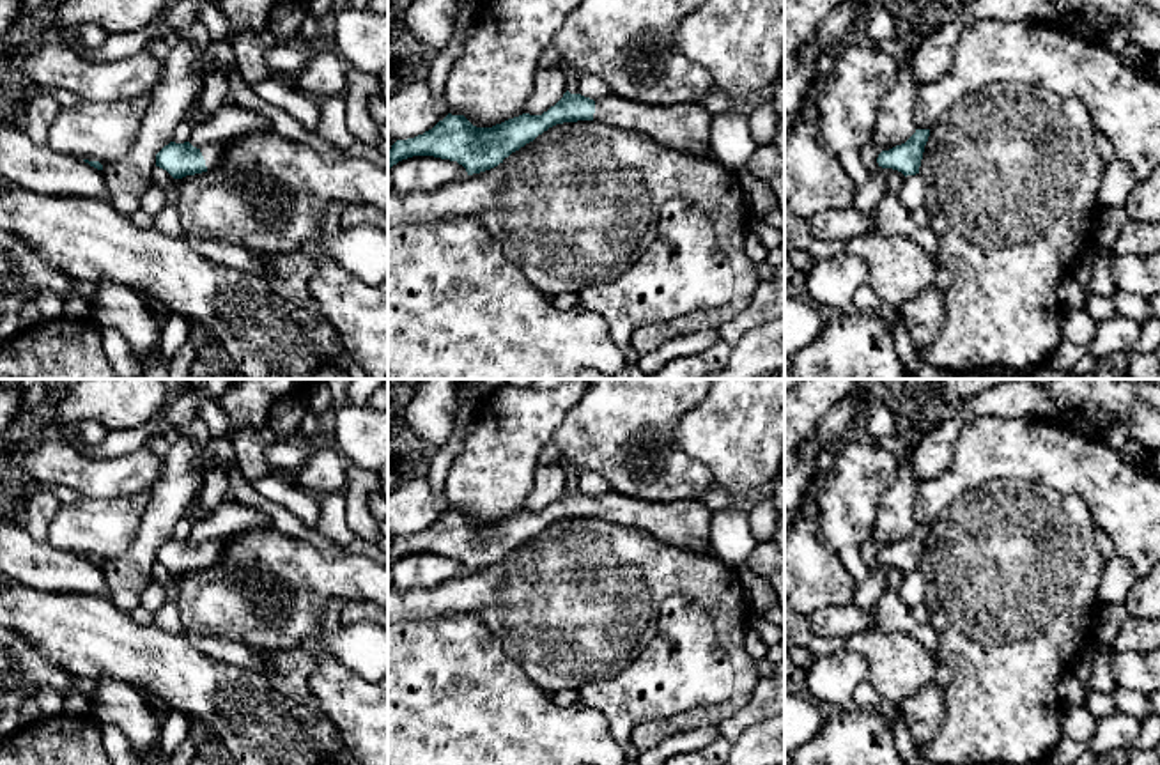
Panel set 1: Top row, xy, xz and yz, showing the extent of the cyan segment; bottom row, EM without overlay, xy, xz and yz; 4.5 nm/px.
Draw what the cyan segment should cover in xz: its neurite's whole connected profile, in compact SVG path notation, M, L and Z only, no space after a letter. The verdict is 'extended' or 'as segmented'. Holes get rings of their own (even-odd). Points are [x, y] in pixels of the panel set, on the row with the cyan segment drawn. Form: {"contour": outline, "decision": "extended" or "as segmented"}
{"contour": "M570 94L542 115L522 113L492 128L476 128L464 115L448 113L432 129L397 140L388 151L388 168L413 156L457 161L468 175L491 170L512 152L563 122L597 120L650 136L666 149L696 158L710 158L712 115L703 104L669 108L638 104L609 94L597 101Z", "decision": "extended"}

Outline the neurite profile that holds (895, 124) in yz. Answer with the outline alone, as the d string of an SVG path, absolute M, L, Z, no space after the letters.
M914 50L898 57L898 76L880 103L873 145L882 152L905 143L917 129L912 119L917 83L912 78Z

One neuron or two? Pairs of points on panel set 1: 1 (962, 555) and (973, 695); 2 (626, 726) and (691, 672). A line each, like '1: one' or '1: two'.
1: one
2: one

